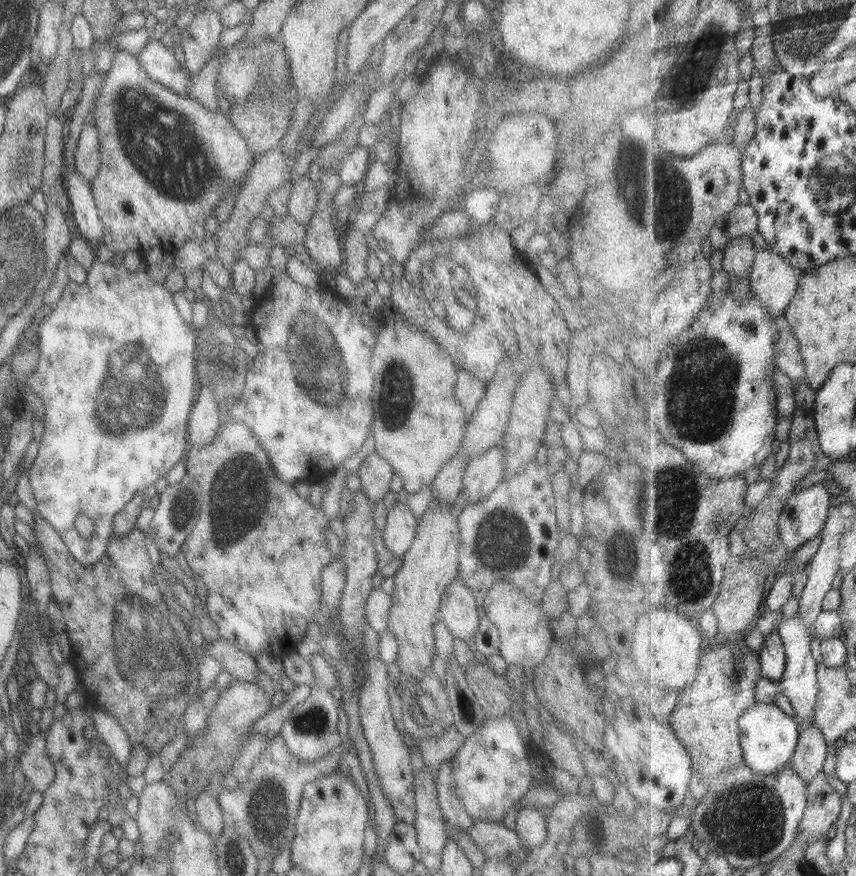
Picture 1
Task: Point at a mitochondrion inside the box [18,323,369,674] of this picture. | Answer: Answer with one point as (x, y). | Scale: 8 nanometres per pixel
(130, 382)

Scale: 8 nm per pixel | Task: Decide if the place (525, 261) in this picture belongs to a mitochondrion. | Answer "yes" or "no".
no

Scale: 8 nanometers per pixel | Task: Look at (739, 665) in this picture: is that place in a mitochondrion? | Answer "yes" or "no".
yes

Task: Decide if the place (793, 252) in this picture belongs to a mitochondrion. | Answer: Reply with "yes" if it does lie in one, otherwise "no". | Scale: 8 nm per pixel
no

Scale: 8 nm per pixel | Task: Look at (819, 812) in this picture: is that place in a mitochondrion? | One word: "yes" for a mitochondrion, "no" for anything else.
no

